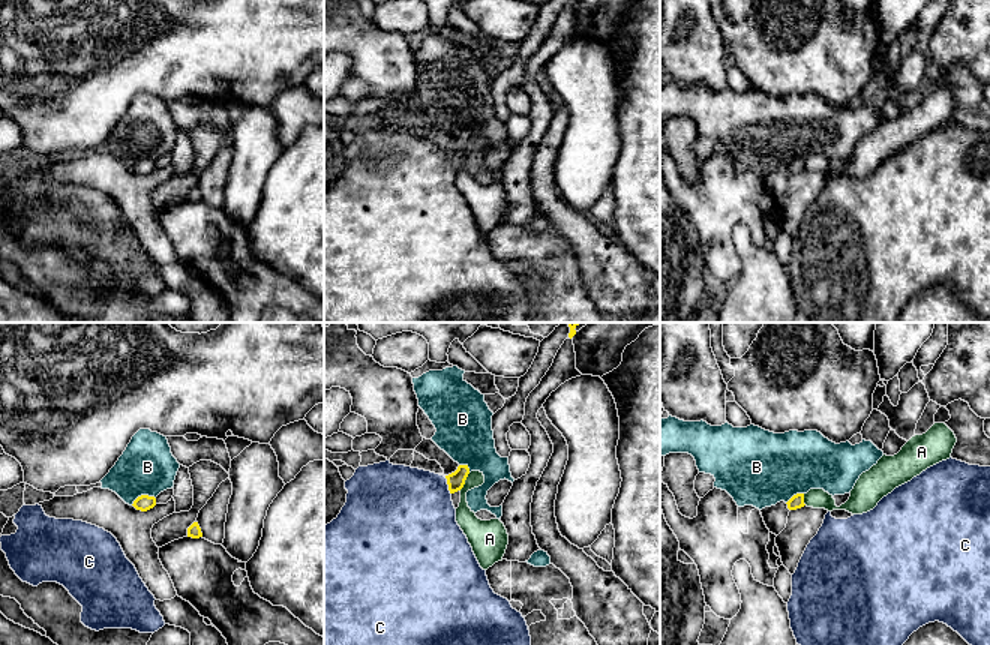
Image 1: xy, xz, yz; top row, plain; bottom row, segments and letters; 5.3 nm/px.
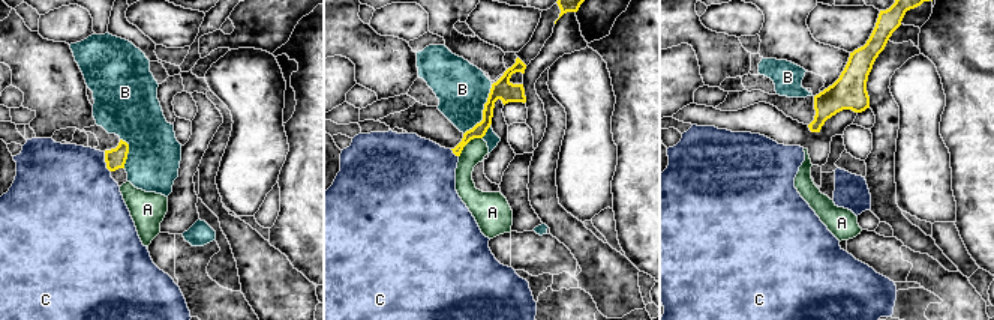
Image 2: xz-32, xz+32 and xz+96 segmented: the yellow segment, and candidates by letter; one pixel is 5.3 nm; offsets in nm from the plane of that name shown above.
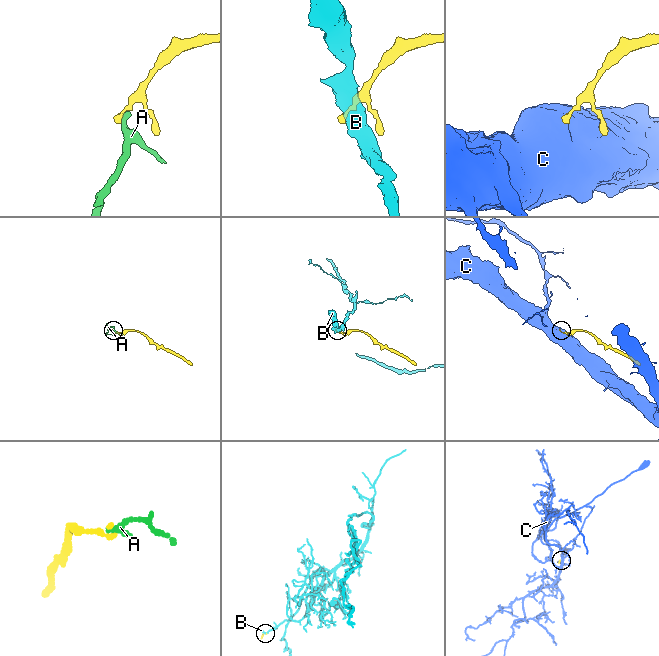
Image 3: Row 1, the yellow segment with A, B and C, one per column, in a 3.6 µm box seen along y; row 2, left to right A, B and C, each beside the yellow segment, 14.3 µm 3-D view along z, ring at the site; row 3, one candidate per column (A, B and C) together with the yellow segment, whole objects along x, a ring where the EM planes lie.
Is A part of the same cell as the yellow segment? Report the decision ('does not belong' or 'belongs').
does not belong

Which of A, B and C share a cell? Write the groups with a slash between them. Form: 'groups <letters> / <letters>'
groups A / B / C

